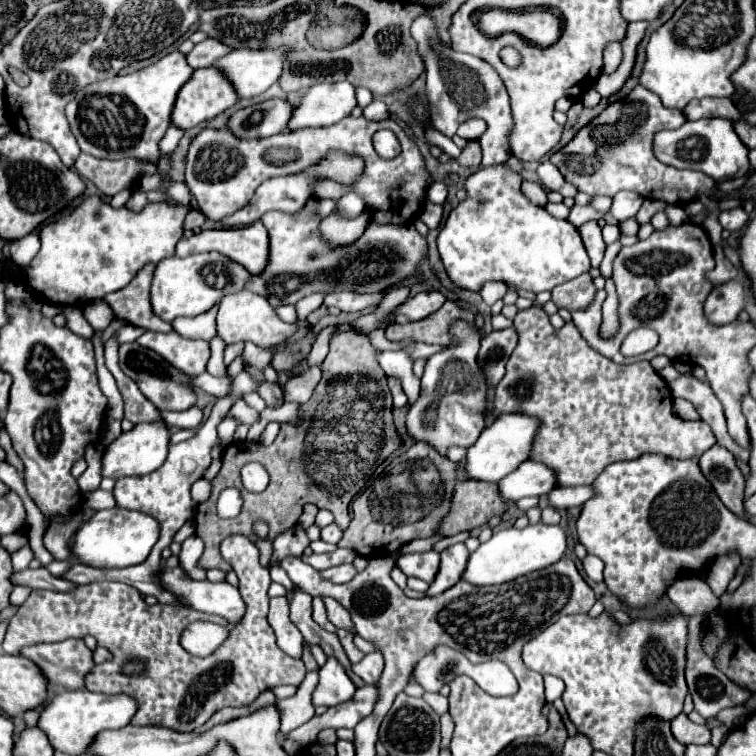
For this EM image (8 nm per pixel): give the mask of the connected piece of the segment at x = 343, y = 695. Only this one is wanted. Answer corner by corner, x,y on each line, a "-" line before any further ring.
328,658
320,668
320,682
314,690
314,706
332,706
332,700
350,700
354,696
354,684
348,678
338,658

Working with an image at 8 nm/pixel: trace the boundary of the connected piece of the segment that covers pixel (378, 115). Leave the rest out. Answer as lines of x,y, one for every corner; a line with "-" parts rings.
374,100
372,104
368,104
368,106
364,108
364,118
366,118
366,120
386,120
386,118
388,118
386,104
380,102
380,100

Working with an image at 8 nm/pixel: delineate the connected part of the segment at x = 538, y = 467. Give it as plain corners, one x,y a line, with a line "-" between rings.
528,460
528,462
522,462
518,470
502,478
498,486
500,486
500,494
504,494
506,500
516,502
524,496
548,494
558,486
558,480
552,468
548,468
542,462

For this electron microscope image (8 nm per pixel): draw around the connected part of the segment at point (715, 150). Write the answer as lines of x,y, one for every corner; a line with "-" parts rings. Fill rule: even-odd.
704,118
696,122
686,122
678,130
662,130
654,136
652,150
660,162
668,162
676,168
692,168
704,172
712,180
740,178
750,170
750,150
740,142
732,128
732,122
726,118

